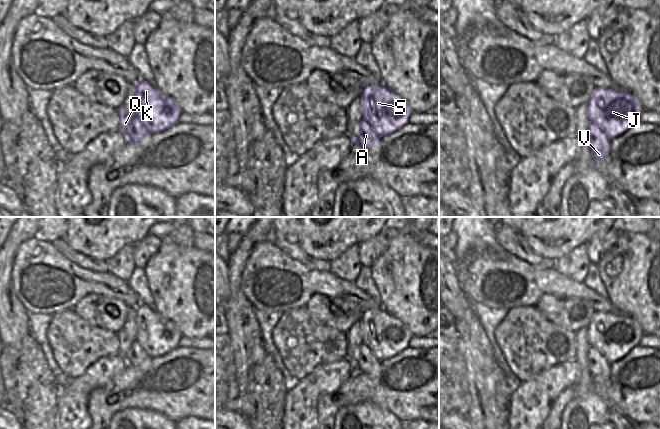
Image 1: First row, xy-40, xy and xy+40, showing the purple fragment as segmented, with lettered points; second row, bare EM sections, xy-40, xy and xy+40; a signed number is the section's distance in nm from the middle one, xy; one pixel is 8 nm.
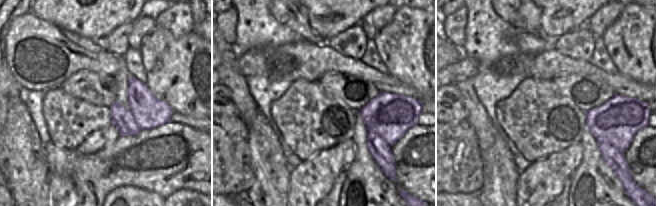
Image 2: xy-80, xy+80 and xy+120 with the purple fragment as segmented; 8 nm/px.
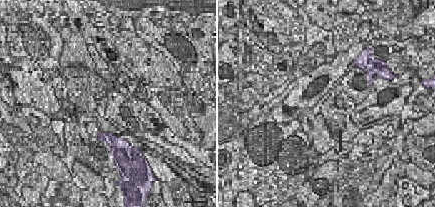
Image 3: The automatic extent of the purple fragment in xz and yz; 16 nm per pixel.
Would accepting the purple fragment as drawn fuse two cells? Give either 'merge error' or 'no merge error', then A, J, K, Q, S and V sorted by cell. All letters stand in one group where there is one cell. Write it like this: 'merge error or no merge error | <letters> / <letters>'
merge error | A Q V / J K S

